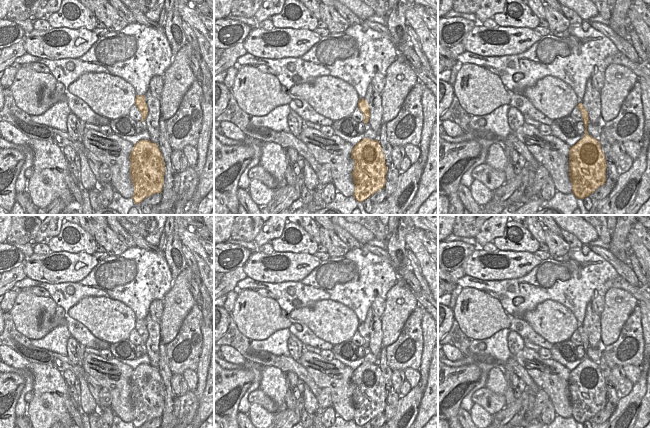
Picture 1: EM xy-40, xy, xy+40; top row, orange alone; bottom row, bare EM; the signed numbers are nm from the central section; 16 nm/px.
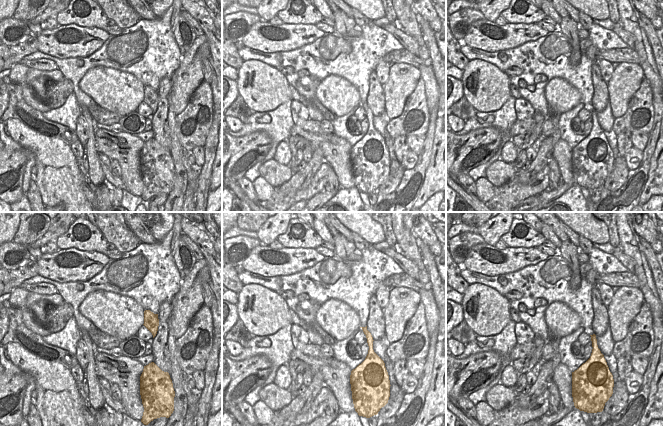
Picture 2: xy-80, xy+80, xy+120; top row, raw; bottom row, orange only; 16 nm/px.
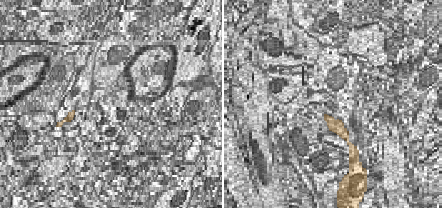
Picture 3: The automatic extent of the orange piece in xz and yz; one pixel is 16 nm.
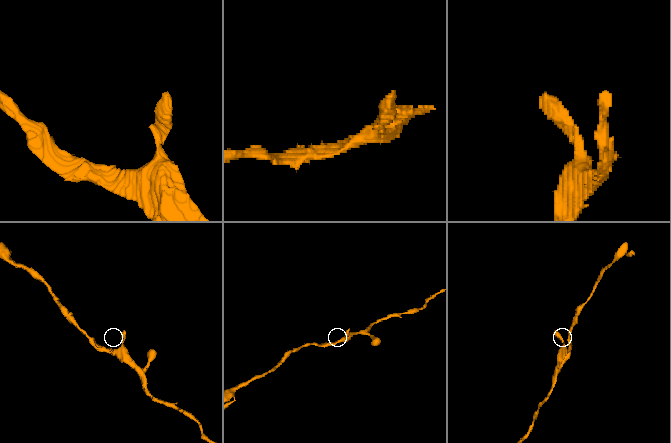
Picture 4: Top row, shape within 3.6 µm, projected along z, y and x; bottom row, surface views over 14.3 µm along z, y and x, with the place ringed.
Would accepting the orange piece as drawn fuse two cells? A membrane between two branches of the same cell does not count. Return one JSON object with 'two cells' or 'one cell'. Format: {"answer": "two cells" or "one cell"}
{"answer": "one cell"}

